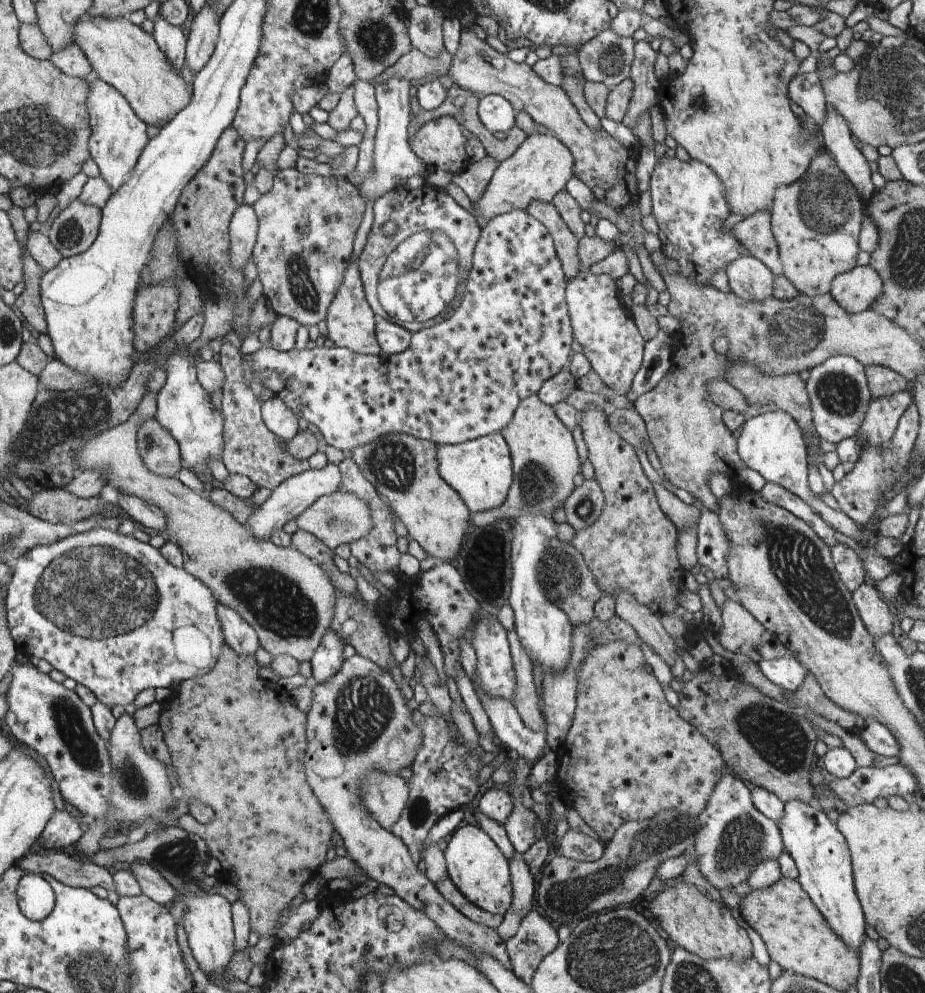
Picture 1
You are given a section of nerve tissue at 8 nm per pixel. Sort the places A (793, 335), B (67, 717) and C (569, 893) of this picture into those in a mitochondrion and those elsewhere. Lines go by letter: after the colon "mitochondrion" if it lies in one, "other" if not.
A: mitochondrion
B: mitochondrion
C: mitochondrion

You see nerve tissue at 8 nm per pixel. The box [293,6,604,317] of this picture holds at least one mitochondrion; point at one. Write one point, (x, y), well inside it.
(376, 39)

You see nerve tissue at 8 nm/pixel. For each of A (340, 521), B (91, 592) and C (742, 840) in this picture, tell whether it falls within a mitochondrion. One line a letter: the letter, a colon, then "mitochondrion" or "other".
A: mitochondrion
B: mitochondrion
C: mitochondrion

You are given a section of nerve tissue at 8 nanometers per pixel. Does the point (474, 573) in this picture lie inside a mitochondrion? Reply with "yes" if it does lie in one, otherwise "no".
no

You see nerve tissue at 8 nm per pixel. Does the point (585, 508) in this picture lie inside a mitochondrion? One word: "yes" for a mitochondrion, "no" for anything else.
yes

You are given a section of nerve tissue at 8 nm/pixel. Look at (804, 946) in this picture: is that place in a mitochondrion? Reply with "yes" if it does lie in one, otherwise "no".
no

